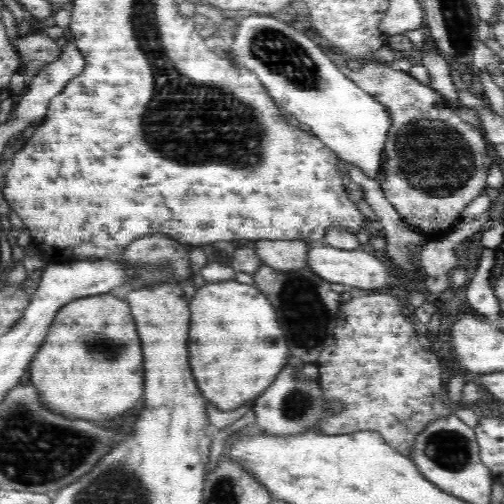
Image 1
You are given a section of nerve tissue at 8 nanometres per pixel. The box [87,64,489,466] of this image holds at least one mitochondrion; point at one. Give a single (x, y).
(432, 156)

